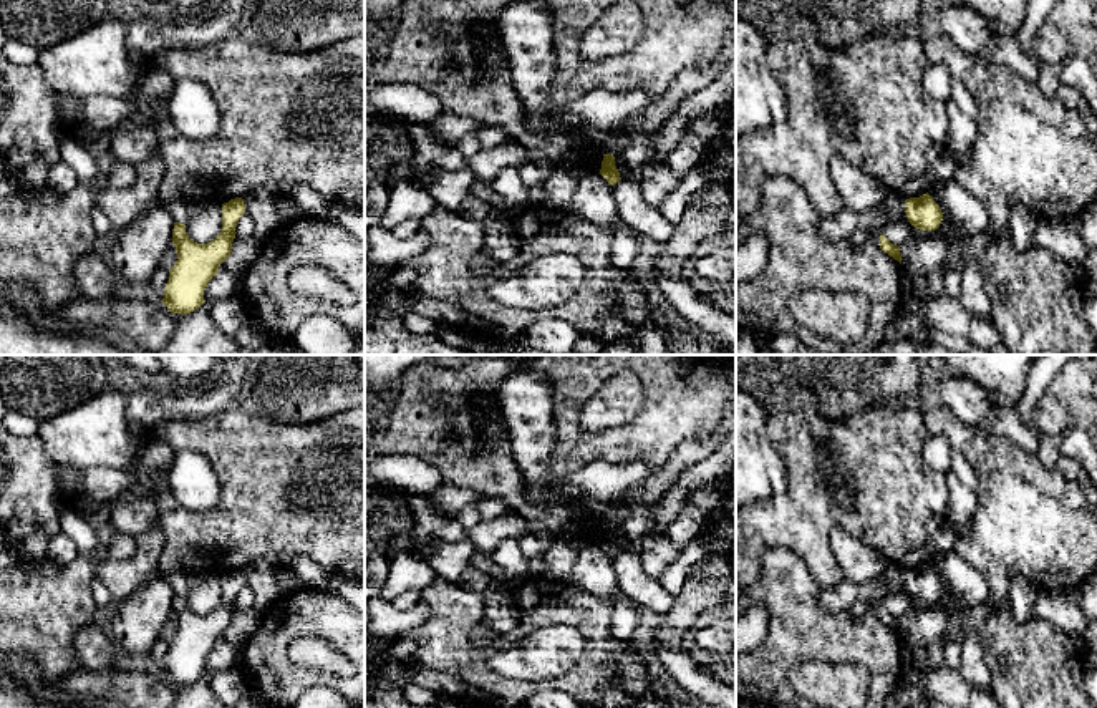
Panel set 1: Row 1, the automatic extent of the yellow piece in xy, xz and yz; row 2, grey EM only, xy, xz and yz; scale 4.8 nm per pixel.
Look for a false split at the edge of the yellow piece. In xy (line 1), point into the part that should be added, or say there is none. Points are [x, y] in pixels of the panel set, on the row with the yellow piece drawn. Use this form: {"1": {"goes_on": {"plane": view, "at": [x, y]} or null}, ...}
{"1": {"goes_on": null}}

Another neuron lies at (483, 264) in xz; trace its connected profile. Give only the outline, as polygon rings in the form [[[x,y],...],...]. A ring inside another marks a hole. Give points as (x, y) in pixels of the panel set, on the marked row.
[[[476,249],[472,259],[469,260],[469,265],[474,274],[479,274],[482,277],[497,274],[499,269],[502,267],[494,257],[491,257],[477,249]]]

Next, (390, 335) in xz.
[[[365,312],[365,355],[471,355],[442,342],[436,333],[416,335],[401,318]]]

